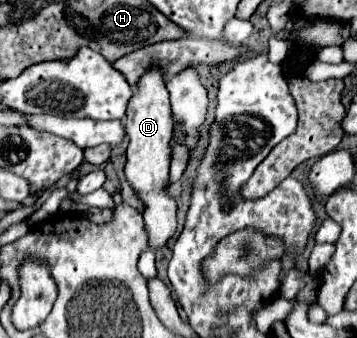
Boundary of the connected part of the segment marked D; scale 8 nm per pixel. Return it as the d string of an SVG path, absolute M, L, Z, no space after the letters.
M151 68L139 80L139 88L131 96L131 104L127 108L127 164L125 176L131 184L133 192L143 200L145 212L145 232L149 238L151 250L161 250L167 240L175 234L177 228L177 204L169 196L169 162L171 162L171 138L173 138L173 120L171 120L171 104L169 92L165 88L163 76L157 68Z

